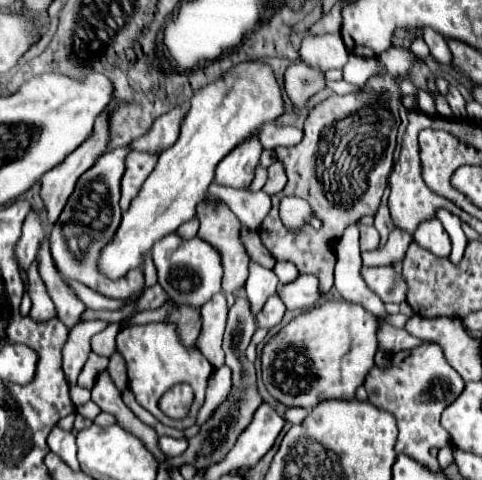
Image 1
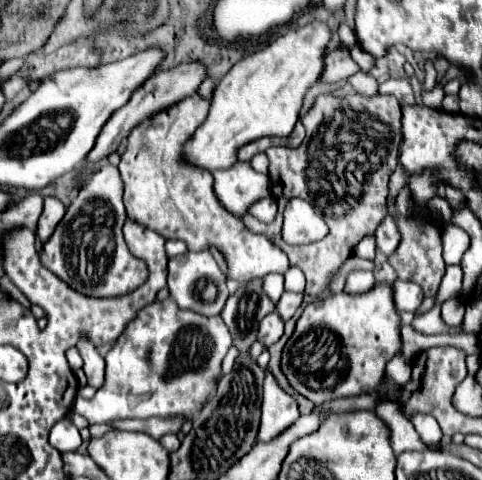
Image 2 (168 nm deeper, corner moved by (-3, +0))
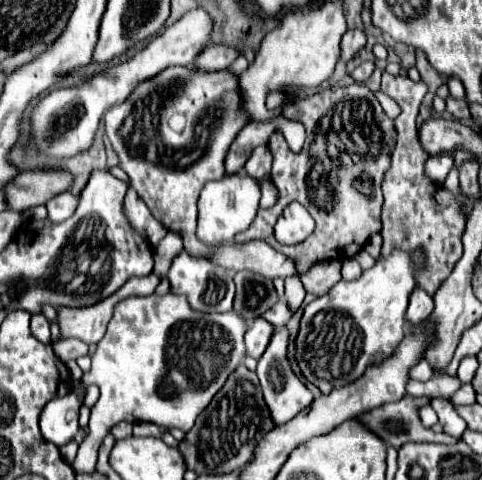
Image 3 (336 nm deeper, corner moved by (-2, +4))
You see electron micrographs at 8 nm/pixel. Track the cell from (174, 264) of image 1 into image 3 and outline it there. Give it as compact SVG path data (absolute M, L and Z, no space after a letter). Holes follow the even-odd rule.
M181 250L173 262L171 262L171 268L169 268L169 282L171 282L171 292L173 294L183 294L187 296L189 300L189 306L197 312L229 312L233 308L233 300L235 300L235 284L231 280L231 276L225 276L227 270L213 264L213 262L207 262L203 258L197 258L197 256L191 256L187 254L185 250Z

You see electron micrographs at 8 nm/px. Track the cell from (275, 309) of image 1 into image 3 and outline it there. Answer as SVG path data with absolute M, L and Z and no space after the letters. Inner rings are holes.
M255 318L251 328L245 332L245 346L247 346L247 356L259 360L269 344L269 338L273 336L273 326L265 322L263 318Z

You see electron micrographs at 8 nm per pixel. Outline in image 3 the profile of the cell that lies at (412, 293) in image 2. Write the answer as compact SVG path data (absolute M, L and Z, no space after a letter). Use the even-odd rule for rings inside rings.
M421 288L413 290L411 302L407 308L407 320L417 326L417 324L425 322L425 318L429 318L431 312L433 312L433 298Z

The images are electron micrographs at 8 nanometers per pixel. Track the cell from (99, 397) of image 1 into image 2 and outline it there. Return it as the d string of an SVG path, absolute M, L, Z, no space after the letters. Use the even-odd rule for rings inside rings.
M82 336L76 344L82 360L84 360L84 374L88 378L88 384L94 388L100 388L104 384L104 376L106 376L106 362L104 358L98 354L96 346L92 344L92 340L88 336Z

